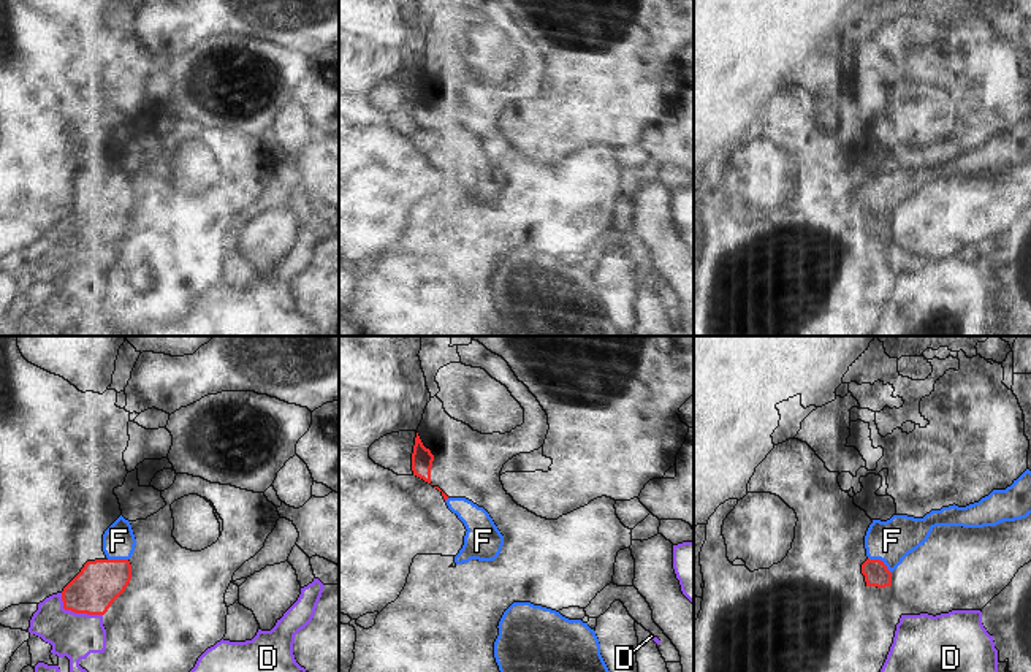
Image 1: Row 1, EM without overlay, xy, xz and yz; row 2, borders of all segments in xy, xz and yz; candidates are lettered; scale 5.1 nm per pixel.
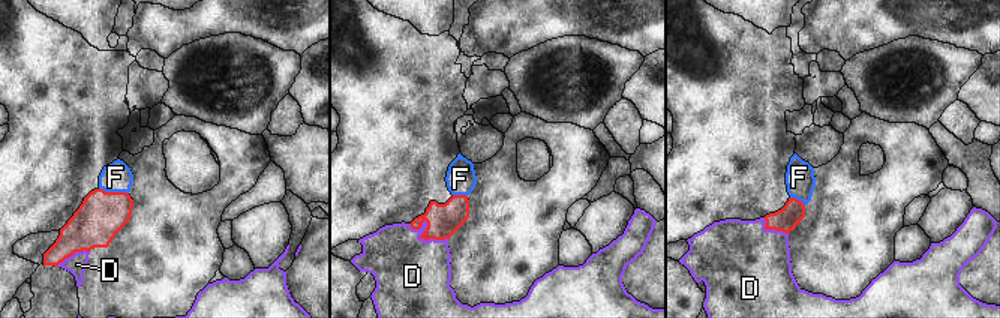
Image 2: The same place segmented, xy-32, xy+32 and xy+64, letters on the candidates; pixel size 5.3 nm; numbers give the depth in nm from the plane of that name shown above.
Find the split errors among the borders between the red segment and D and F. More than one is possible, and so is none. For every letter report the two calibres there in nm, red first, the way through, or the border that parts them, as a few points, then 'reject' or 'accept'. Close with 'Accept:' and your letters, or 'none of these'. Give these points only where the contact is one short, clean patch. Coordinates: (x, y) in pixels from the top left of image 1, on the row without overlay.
D: 240 nm thick on the red side, 220 nm on the other; border along xy (60, 238), (65, 254), (102, 260); reject
F: 130 nm thick on the red side, 220 nm on the other; runs through yz (876, 219), (881, 206), (886, 192), (892, 186); accept
Accept: F

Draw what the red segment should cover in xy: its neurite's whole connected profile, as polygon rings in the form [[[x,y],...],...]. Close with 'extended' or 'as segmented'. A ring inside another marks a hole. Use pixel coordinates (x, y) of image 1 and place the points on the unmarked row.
[[[122,160],[105,176],[105,204],[87,206],[81,217],[63,233],[63,254],[74,258],[105,260],[131,225],[130,203],[136,184]]]; extended

